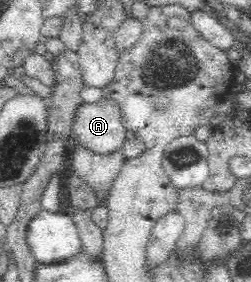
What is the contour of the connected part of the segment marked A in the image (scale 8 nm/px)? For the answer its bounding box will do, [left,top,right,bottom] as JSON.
[70,97,126,154]

